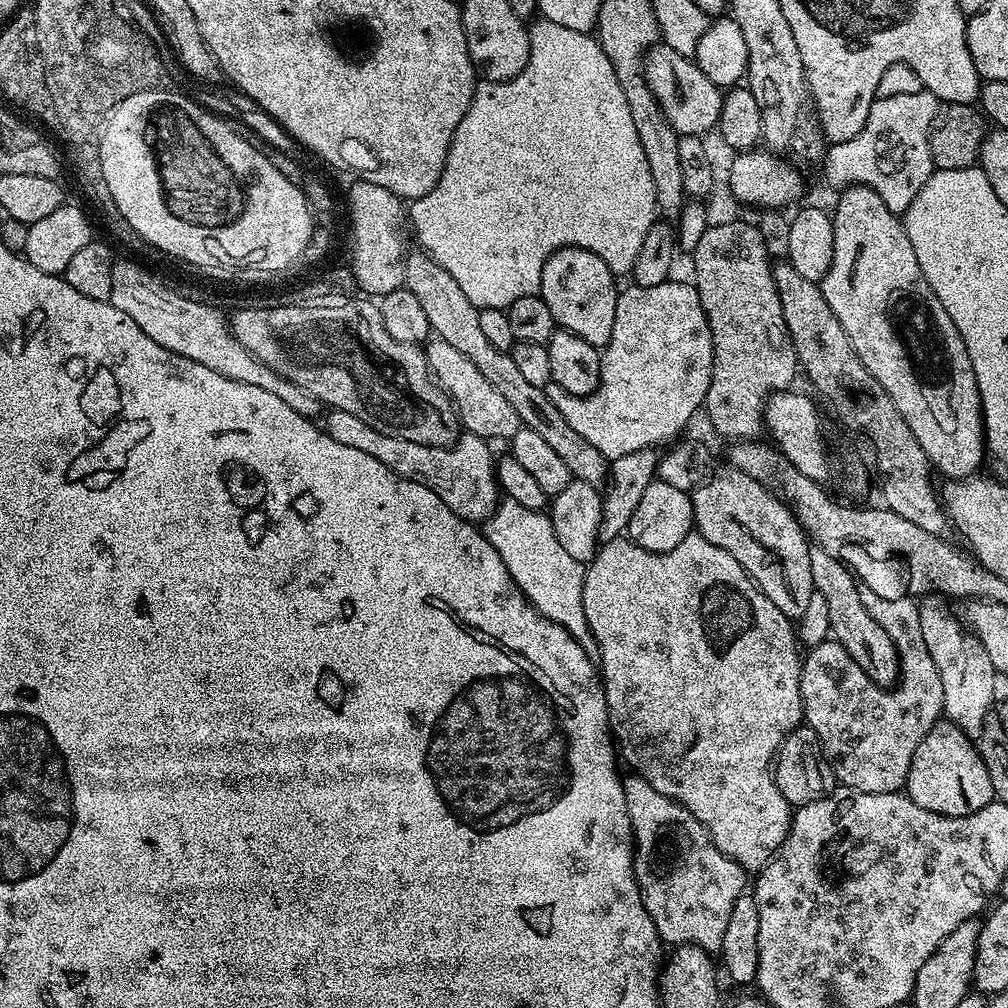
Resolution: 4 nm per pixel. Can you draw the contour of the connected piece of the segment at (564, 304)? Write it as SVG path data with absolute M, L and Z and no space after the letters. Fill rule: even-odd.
M558 248L546 258L542 266L540 291L538 295L550 306L550 314L554 314L557 325L563 331L578 334L594 347L603 349L614 330L614 310L618 295L617 277L594 254L585 248Z

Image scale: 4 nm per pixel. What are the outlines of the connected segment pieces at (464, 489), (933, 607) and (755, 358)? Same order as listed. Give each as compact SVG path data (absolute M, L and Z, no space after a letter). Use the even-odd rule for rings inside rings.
M334 408L327 414L328 417L323 417L322 427L330 438L334 438L334 442L342 442L342 446L351 446L353 450L362 450L362 454L378 458L378 462L382 462L382 466L386 466L394 474L434 490L434 494L438 494L438 498L442 498L442 502L450 506L455 516L461 516L469 522L483 522L495 512L498 503L496 465L494 455L488 449L489 441L485 437L464 434L455 444L439 448L382 434L374 430L374 426L366 426L362 418L346 410Z
M924 604L920 608L918 619L922 638L938 666L944 691L943 715L951 723L957 724L970 738L979 737L984 729L984 719L990 715L988 708L996 696L996 667L990 662L986 650L962 627L961 621L948 612L940 612L936 604Z
M713 223L702 234L698 246L690 253L692 268L696 271L694 283L702 310L708 319L712 335L712 381L702 408L708 411L708 420L720 436L728 440L748 442L765 427L764 405L774 392L793 387L792 379L798 376L798 361L788 327L782 314L782 302L772 277L773 261L768 254L768 245L759 227L752 224Z

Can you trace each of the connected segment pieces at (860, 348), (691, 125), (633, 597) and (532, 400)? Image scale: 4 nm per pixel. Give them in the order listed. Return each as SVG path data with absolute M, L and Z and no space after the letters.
M849 186L843 189L839 196L840 201L836 204L836 213L833 211L830 216L833 226L833 260L830 262L828 273L819 283L830 310L834 310L834 318L838 318L838 322L842 322L842 330L846 330L852 343L852 349L858 354L862 366L866 366L866 370L879 382L882 390L886 390L886 394L890 394L898 414L902 414L902 418L906 422L906 426L910 426L918 446L922 446L922 450L928 455L928 464L931 467L936 467L944 475L944 478L953 480L963 480L965 476L979 473L981 471L980 463L983 462L984 456L986 457L986 437L984 435L984 414L980 406L980 391L976 385L974 370L970 366L970 358L963 350L940 352L940 344L936 341L936 332L932 329L932 320L928 317L928 312L924 309L919 294L916 293L916 283L919 285L922 277L918 258L914 258L914 248L910 246L910 240L904 230L901 217L890 211L882 202L882 198L878 198L878 194L874 194L874 190L869 188Z
M663 42L649 48L644 54L644 81L648 83L648 89L656 95L662 114L668 119L668 125L676 131L677 136L703 137L704 132L710 131L711 128L713 131L719 125L724 92L716 88L714 82L710 82L710 78L702 75L695 63L677 56L676 52L670 50L670 46L666 46Z
M690 534L669 552L651 552L627 538L603 541L596 556L584 569L582 586L582 608L586 614L591 639L600 647L598 672L604 685L604 697L608 707L608 727L615 743L622 749L622 760L632 764L631 771L640 776L658 794L669 796L683 805L688 813L708 831L708 836L716 843L716 849L738 862L749 873L759 873L760 869L776 855L784 845L788 829L794 815L793 809L782 798L773 772L776 754L785 736L801 727L804 720L804 703L800 693L800 665L798 641L793 621L782 614L782 610L767 598L766 594L748 576L748 571L726 550L706 542L699 534Z
M415 251L407 253L403 287L408 288L410 294L414 294L414 298L418 298L422 310L426 313L429 329L439 339L450 342L454 350L466 354L466 358L470 358L474 366L478 366L482 378L486 378L490 386L494 386L494 390L498 390L498 394L502 394L502 398L506 398L506 402L514 406L514 412L518 414L521 425L534 430L534 434L539 434L545 439L557 451L562 462L566 462L575 479L587 484L603 485L610 476L608 457L594 450L594 446L590 446L590 442L586 442L586 438L582 438L582 434L578 434L578 430L574 430L574 426L570 426L570 422L566 422L566 418L558 414L558 406L550 402L545 389L534 386L531 382L526 382L526 378L522 378L511 354L498 350L490 342L490 338L486 338L482 325L478 322L480 309L470 302L470 298L466 298L466 294L462 294L462 286L454 282L451 274L427 252Z

